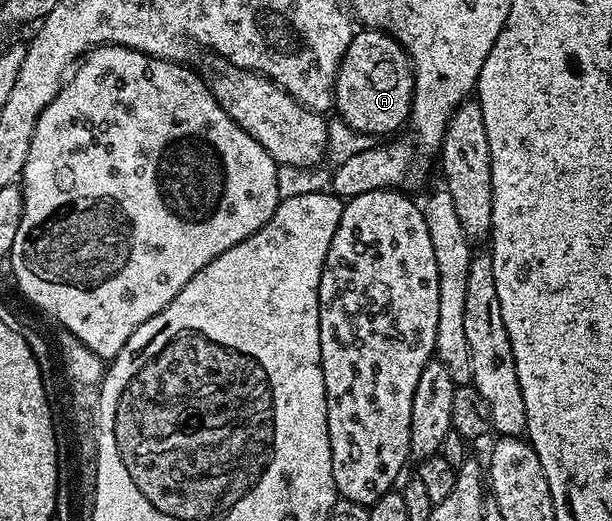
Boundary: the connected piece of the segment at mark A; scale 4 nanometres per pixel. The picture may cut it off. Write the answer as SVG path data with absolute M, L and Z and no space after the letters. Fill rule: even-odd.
M364 28L353 35L350 46L342 54L336 85L332 88L334 112L344 119L346 127L364 136L388 138L409 123L413 86L412 61L403 46L376 28Z

